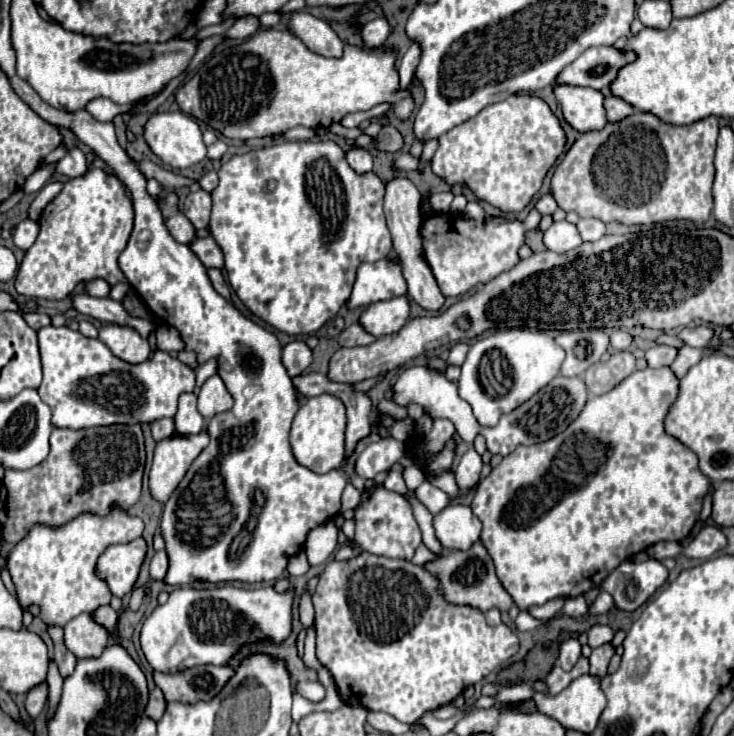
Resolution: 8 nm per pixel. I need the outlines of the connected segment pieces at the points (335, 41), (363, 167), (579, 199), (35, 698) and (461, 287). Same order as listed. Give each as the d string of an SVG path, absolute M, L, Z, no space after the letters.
M294 12L288 20L286 30L300 38L308 50L326 56L326 58L338 58L342 56L342 40L338 34L320 18L314 18L308 12Z
M352 146L350 152L346 154L346 160L352 166L352 170L356 170L356 174L366 174L372 170L372 156L362 148Z
M634 112L620 122L608 122L602 130L584 132L574 142L552 176L552 196L564 212L576 212L580 218L594 216L606 224L614 220L626 226L668 220L704 224L710 218L714 204L712 180L718 130L716 116L708 116L688 126L672 126L654 114Z
M40 684L36 686L34 690L28 692L28 698L26 698L26 712L36 718L42 710L44 710L44 704L46 704L46 698L48 698L48 688L46 684Z
M434 214L426 218L420 226L422 238L424 238L424 256L434 272L434 278L442 290L444 296L458 296L478 282L488 282L500 272L510 270L520 258L518 258L518 248L524 244L524 224L518 220L496 220L496 218L486 218L484 224L478 224L474 220L464 218L462 214Z

